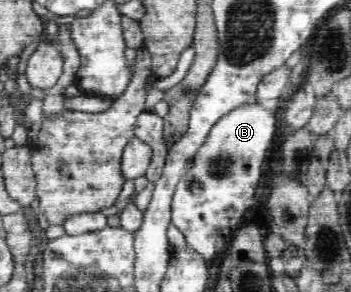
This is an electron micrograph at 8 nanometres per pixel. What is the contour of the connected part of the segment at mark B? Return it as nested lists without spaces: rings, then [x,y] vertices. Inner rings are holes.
[[[252,102],[240,104],[222,115],[218,123],[213,125],[205,142],[192,158],[192,167],[187,170],[177,183],[171,201],[171,223],[184,235],[188,248],[194,249],[205,260],[212,259],[214,253],[220,253],[228,246],[239,230],[238,225],[246,211],[246,201],[254,197],[254,192],[262,179],[262,165],[266,159],[266,151],[276,133],[276,117],[270,109]]]

